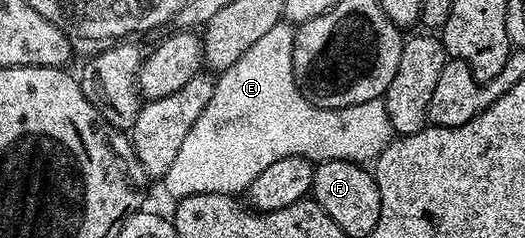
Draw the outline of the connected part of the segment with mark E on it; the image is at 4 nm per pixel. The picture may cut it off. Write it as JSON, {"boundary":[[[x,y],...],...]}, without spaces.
{"boundary":[[[279,23],[276,27],[271,27],[258,42],[252,43],[252,47],[248,47],[248,51],[244,51],[244,55],[240,55],[232,67],[221,70],[214,82],[212,99],[208,99],[208,107],[204,107],[204,111],[200,111],[200,119],[192,123],[192,131],[188,131],[176,160],[166,172],[164,184],[174,199],[197,193],[241,194],[241,189],[242,192],[249,190],[252,179],[256,179],[260,171],[267,169],[271,163],[276,163],[276,159],[285,157],[306,157],[311,163],[370,163],[394,142],[396,134],[382,97],[368,99],[368,103],[352,103],[352,107],[343,109],[321,109],[298,90],[292,67],[294,34],[295,30],[289,24]]]}

